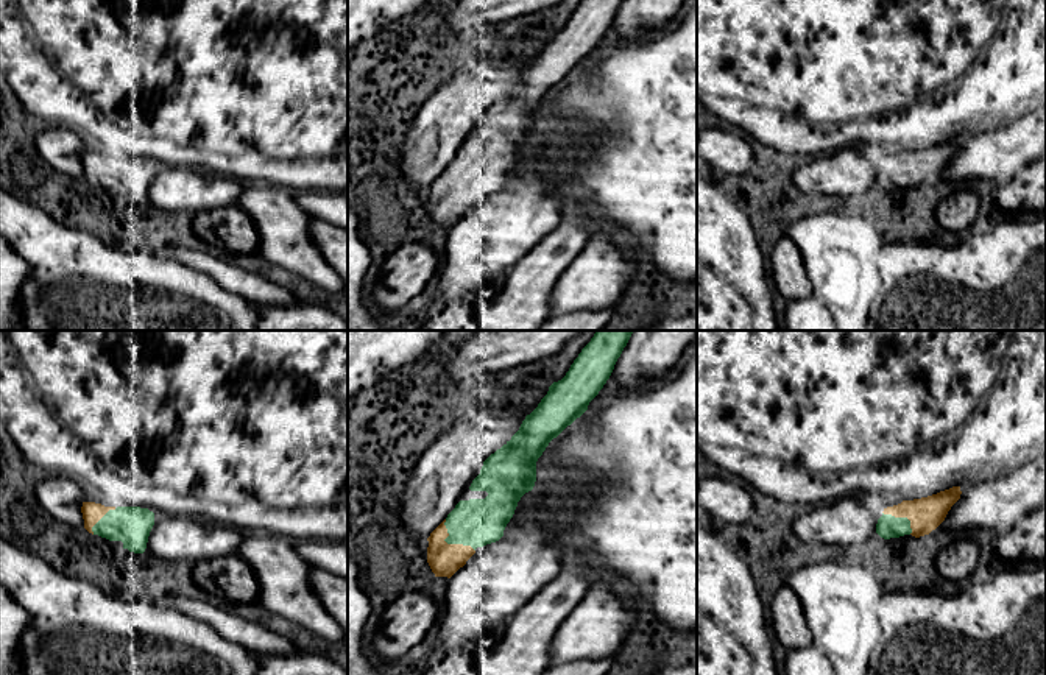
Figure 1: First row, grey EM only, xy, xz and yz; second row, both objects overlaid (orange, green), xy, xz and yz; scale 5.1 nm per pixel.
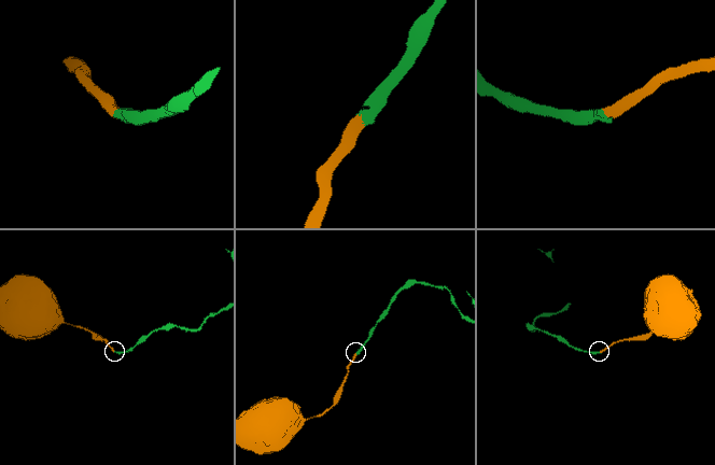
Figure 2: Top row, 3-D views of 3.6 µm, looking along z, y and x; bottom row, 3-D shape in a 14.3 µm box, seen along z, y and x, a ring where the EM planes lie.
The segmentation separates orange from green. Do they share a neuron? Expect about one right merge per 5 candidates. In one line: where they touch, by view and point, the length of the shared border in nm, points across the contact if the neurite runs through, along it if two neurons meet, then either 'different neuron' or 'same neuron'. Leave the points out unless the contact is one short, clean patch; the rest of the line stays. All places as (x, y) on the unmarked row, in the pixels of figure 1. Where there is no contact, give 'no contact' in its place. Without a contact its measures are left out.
xz (449, 195) | 220 nm | across xz (445, 211), (449, 195), (468, 176), (476, 173) | same neuron

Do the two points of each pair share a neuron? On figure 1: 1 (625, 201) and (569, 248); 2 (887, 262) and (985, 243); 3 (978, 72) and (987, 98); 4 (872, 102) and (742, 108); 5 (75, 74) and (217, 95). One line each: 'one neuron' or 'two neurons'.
1: two neurons
2: one neuron
3: two neurons
4: one neuron
5: one neuron

